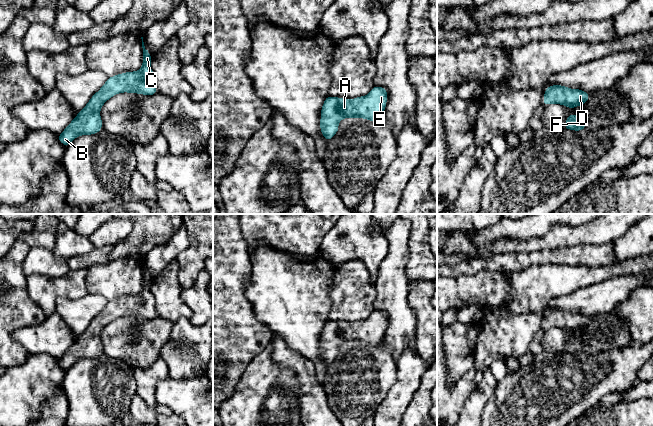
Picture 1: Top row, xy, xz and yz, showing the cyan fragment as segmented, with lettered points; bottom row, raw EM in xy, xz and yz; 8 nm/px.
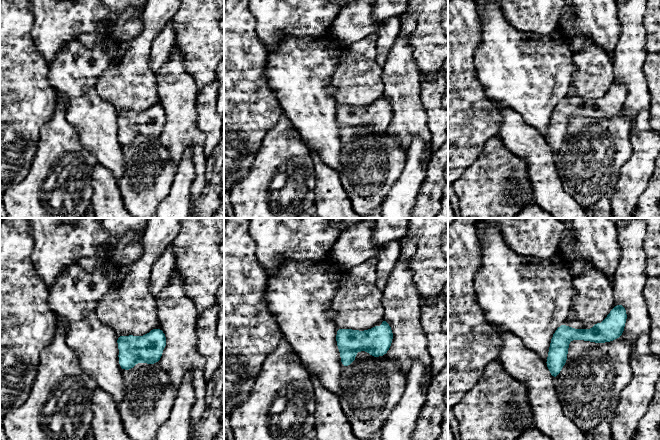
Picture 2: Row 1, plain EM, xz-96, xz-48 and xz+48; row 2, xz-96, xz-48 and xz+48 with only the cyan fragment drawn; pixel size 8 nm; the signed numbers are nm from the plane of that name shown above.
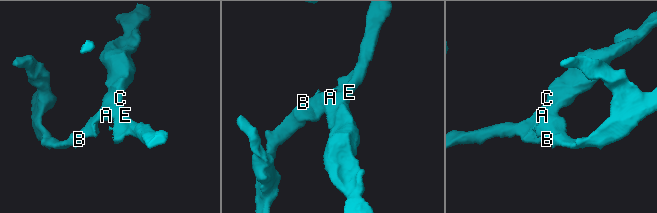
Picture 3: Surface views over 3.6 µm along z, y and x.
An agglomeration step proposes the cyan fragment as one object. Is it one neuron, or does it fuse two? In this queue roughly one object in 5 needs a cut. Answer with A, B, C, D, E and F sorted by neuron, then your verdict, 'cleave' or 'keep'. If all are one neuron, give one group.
A B C D E F; keep

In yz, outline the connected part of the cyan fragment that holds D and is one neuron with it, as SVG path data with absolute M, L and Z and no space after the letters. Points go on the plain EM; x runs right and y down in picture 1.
M562 309L548 310L544 316L544 329L561 328L567 332L575 332L585 328L589 317L580 313L570 313Z

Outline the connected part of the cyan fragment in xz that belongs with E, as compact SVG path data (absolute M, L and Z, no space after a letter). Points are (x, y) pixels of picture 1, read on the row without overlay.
M374 310L367 319L354 323L327 320L320 341L323 361L327 365L332 363L339 354L338 347L347 341L377 345L383 341L387 322L387 314L378 310Z

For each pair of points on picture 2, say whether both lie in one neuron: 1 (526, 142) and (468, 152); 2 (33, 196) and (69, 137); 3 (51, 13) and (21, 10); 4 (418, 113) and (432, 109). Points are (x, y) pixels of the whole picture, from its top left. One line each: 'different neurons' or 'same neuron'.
1: different neurons
2: same neuron
3: different neurons
4: different neurons

